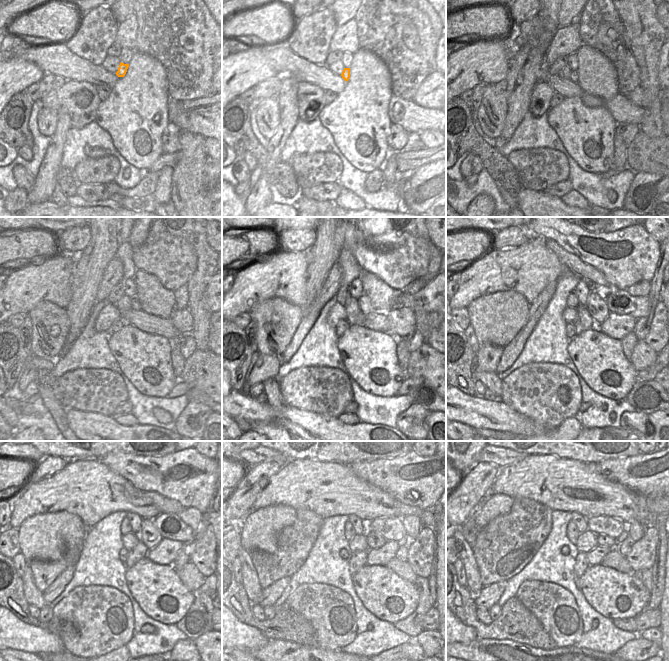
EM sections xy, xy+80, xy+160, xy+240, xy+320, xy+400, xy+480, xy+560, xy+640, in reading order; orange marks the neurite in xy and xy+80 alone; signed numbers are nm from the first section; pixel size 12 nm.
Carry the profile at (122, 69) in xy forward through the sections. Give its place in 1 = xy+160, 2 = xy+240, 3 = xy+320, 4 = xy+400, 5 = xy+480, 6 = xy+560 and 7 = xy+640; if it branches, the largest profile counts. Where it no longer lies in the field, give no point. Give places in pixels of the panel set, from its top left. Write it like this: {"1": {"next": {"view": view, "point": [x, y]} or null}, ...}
{"1": {"next": {"view": "xy+160", "point": [573, 77]}}, "2": {"next": {"view": "xy+240", "point": [135, 303]}}, "3": {"next": {"view": "xy+320", "point": [364, 303]}}, "4": {"next": {"view": "xy+400", "point": [595, 304]}}, "5": {"next": {"view": "xy+480", "point": [149, 535]}}, "6": {"next": {"view": "xy+560", "point": [374, 540]}}, "7": {"next": {"view": "xy+640", "point": [603, 540]}}}

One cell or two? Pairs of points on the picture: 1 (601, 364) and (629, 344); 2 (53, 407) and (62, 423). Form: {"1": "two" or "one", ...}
{"1": "two", "2": "one"}

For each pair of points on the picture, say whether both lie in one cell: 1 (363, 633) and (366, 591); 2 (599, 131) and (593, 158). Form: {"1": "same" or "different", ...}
{"1": "different", "2": "same"}

